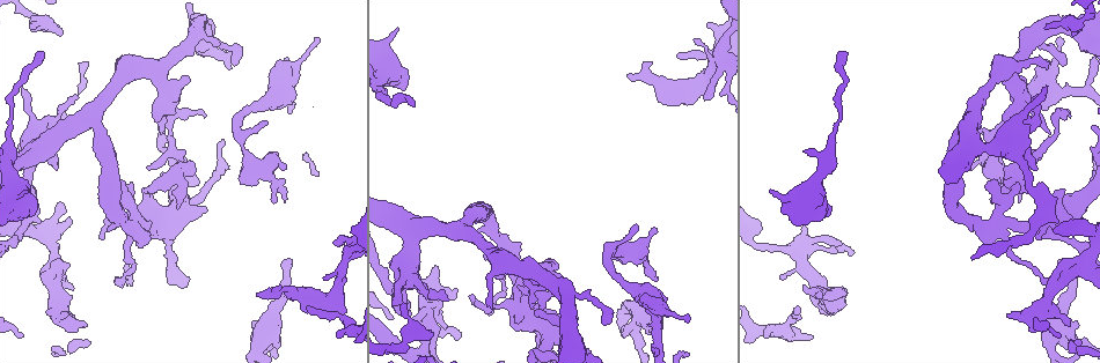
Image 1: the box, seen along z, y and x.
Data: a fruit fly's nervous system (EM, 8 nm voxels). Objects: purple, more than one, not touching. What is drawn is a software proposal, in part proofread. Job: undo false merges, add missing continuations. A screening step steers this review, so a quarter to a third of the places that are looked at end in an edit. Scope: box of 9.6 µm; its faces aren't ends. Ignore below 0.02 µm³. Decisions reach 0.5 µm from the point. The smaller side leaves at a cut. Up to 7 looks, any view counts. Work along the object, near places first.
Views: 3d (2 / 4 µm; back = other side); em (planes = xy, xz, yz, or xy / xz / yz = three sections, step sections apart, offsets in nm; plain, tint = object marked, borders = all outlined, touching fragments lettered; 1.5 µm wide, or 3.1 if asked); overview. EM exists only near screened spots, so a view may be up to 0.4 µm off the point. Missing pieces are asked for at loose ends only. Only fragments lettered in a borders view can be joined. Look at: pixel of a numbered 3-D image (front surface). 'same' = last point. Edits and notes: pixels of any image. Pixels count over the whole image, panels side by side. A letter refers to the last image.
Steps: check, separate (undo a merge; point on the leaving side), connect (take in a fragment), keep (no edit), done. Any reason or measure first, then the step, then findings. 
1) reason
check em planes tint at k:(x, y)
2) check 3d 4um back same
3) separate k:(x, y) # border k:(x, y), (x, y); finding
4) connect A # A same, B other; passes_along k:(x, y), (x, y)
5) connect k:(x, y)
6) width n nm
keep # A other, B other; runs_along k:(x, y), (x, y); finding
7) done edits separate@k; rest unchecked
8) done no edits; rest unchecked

branch stops here
check em planes borders at 1:(803, 288)

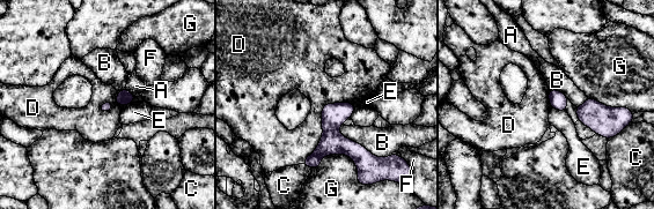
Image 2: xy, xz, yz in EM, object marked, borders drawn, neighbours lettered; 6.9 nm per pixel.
width 110 nm
connect A # A same, B other, C other, D other, E other, F other, G other; the neuron continues

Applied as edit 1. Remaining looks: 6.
calibre changes
check em yz step 4 tint at 1:(250, 162)

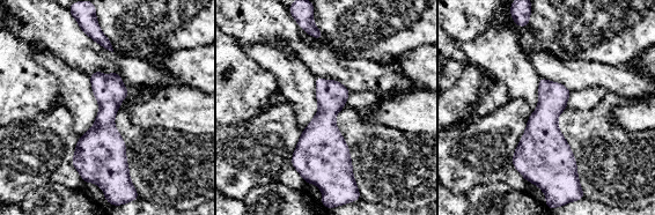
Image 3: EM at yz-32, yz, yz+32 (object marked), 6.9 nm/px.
cut it another way
check em planes borders same

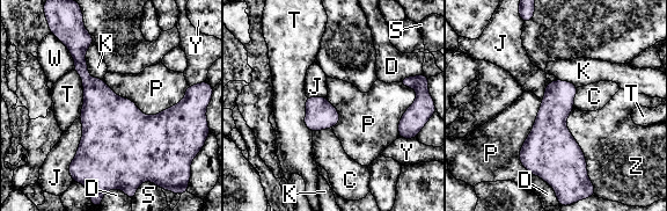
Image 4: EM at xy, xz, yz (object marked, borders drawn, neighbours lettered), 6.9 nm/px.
keep # C other, D other, J other, K other, P other, S other, T other, W other, Y other, Z other; border 4:(573, 108), (566, 128), (595, 191); continuous, no second neuron

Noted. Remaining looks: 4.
an open end
check em planes borders at 1:(624, 336)

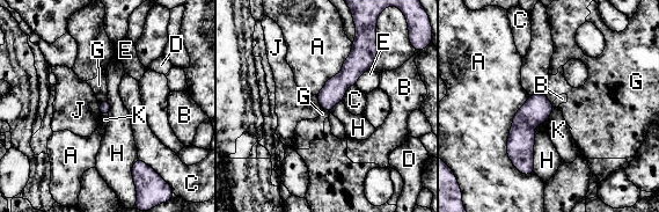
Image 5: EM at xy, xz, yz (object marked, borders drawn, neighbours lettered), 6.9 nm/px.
keep # A other, B other, C other, D other, E other, G other, H other, J other, K other; none of them fits

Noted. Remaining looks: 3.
done edits connect@2; rest unchecked

